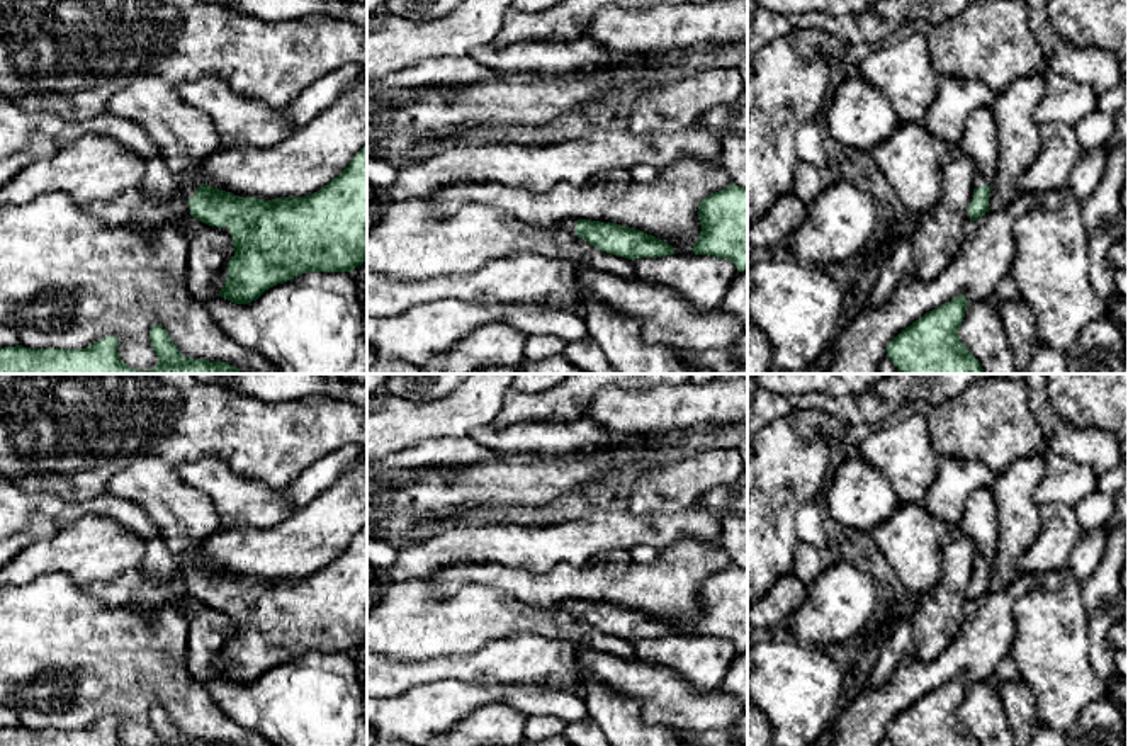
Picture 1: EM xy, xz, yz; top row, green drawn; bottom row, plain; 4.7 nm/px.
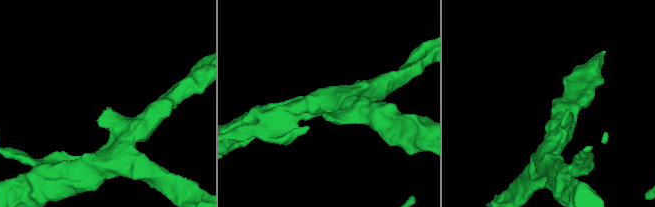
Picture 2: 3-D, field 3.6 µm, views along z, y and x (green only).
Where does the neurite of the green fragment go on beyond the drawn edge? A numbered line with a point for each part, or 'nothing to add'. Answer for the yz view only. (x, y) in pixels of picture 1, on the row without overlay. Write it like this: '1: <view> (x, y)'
1: yz (981, 520)

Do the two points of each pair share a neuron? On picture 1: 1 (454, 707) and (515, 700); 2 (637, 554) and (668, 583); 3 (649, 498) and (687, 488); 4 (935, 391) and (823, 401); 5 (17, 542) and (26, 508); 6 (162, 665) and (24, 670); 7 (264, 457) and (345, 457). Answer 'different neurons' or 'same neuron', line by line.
1: same neuron
2: different neurons
3: same neuron
4: same neuron
5: different neurons
6: same neuron
7: different neurons

